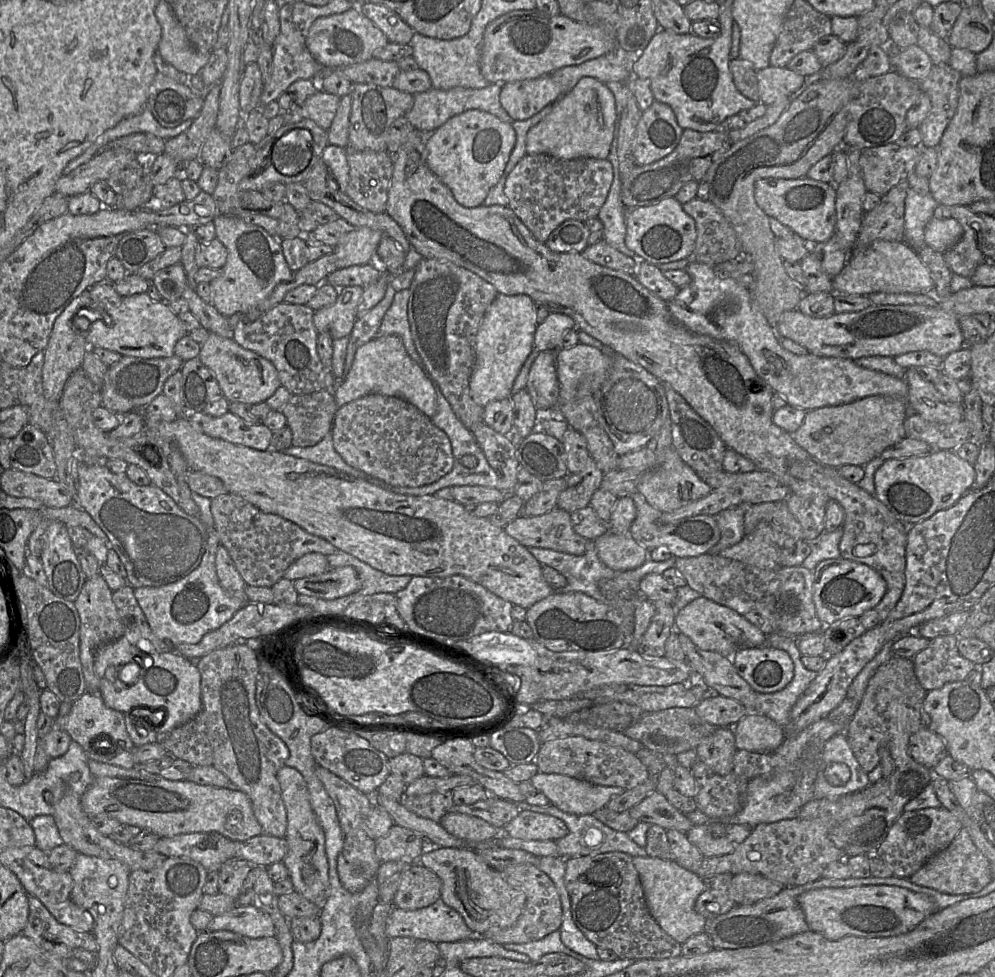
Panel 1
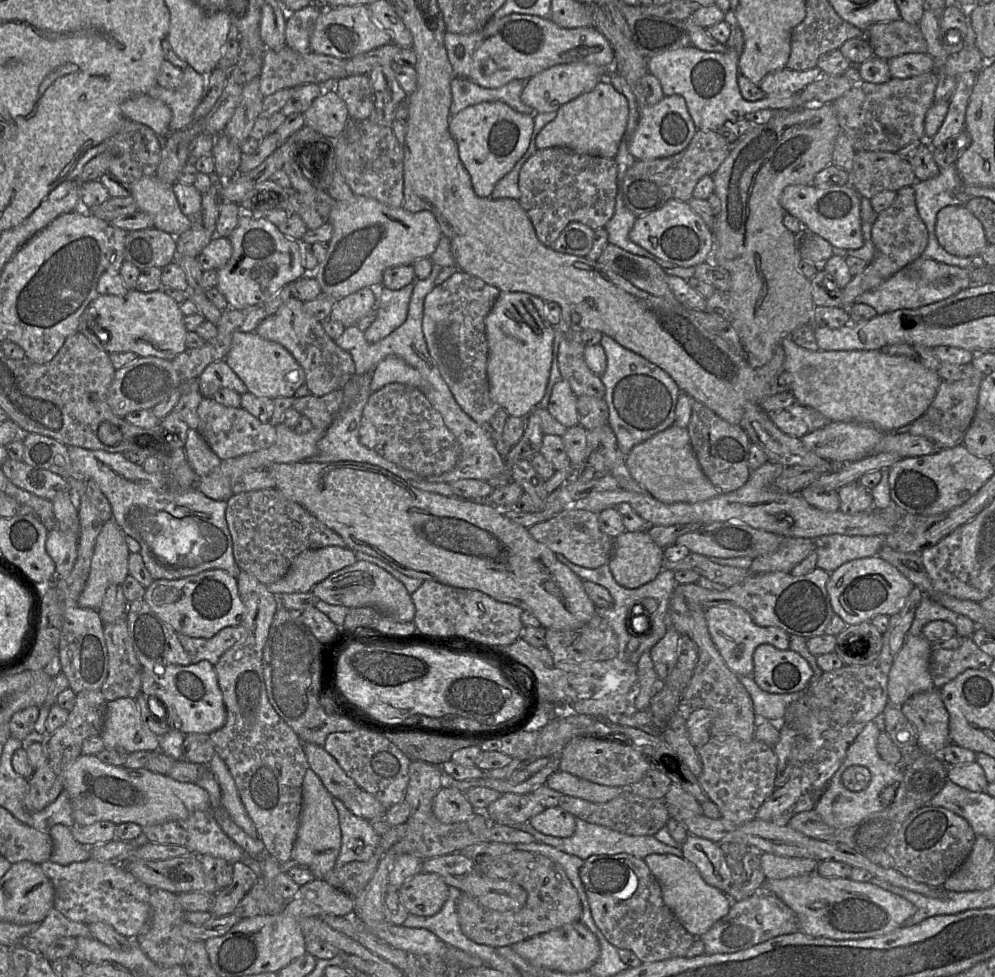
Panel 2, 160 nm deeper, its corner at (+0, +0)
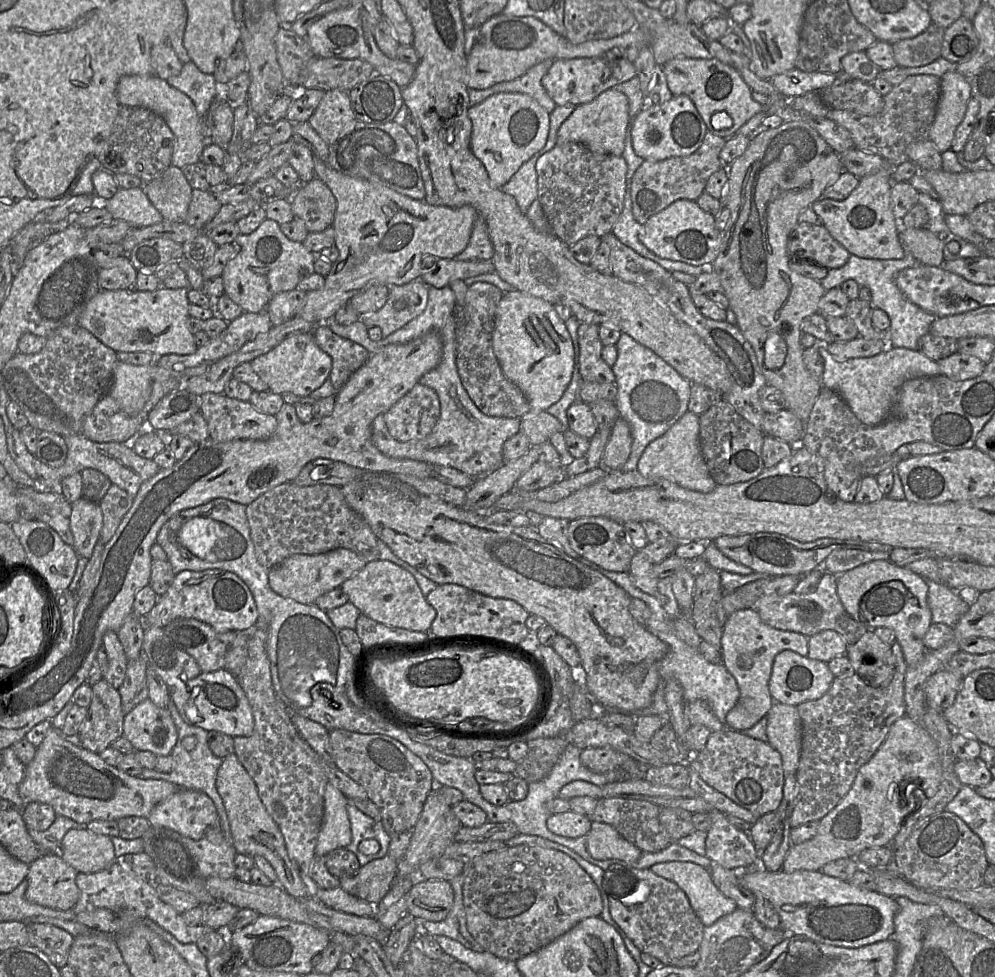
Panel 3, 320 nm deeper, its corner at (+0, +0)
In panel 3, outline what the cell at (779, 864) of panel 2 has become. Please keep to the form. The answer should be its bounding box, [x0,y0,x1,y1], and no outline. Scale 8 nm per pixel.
[781,716,941,873]

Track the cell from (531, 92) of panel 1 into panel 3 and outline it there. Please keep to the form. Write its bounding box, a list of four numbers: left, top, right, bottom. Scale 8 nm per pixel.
[541,55,636,106]

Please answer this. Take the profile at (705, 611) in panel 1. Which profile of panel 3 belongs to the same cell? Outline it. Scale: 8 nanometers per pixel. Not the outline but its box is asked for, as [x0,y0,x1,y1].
[721,608,808,731]

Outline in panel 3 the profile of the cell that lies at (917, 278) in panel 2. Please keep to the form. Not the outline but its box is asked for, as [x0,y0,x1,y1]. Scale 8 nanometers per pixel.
[820,252,937,351]

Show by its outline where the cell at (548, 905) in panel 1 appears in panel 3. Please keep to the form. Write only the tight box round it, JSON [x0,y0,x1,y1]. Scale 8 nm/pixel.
[462,845,603,961]

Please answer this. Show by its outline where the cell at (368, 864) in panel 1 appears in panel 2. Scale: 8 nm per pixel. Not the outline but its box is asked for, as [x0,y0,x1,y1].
[303,743,358,801]

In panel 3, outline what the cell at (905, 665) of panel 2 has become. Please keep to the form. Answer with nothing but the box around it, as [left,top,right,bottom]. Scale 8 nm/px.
[834,560,932,665]

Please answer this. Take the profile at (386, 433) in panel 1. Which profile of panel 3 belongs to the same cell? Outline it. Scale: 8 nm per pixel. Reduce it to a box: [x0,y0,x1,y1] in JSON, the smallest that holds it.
[383,383,439,442]

